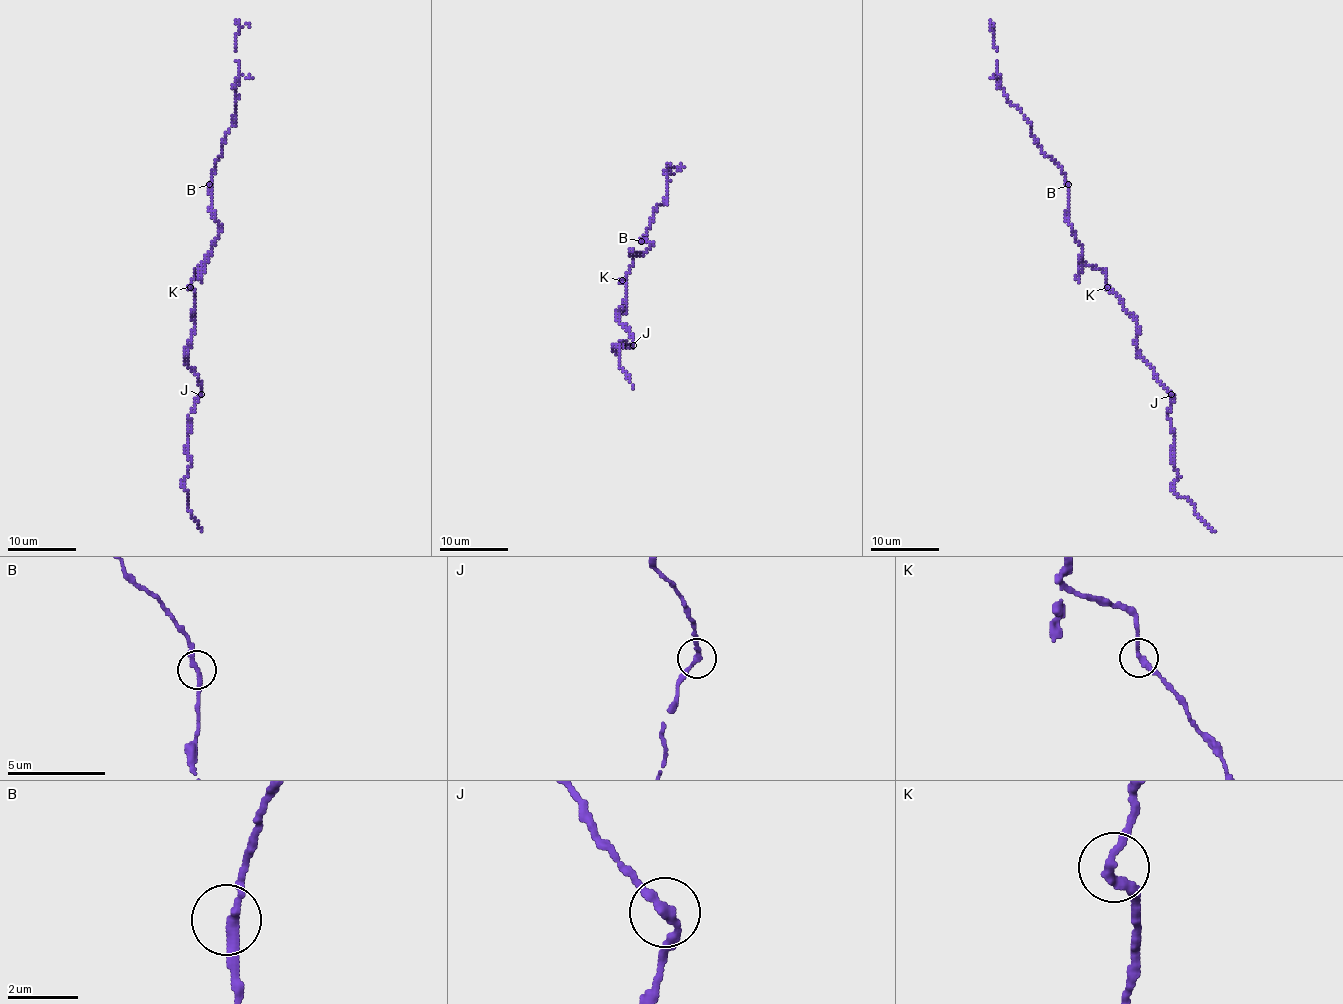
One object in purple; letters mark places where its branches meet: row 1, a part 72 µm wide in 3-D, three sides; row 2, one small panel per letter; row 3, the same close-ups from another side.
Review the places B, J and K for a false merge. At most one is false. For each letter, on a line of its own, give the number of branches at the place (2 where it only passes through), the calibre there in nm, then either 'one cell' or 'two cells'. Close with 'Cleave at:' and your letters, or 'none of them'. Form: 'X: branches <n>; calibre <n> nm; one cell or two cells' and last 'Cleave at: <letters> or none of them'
B: branches 2; calibre 260 nm; one cell
J: branches 2; calibre 260 nm; one cell
K: branches 2; calibre 260 nm; one cell
Cleave at: none of them

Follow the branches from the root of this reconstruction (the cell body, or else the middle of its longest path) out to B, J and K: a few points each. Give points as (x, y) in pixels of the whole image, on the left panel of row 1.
B: (194, 275), (206, 259), (219, 229), (211, 210), (209, 184)
J: (194, 275), (190, 287), (194, 290), (192, 317), (195, 333), (187, 350), (187, 363), (197, 377), (201, 394)
K: (194, 275), (190, 287)

